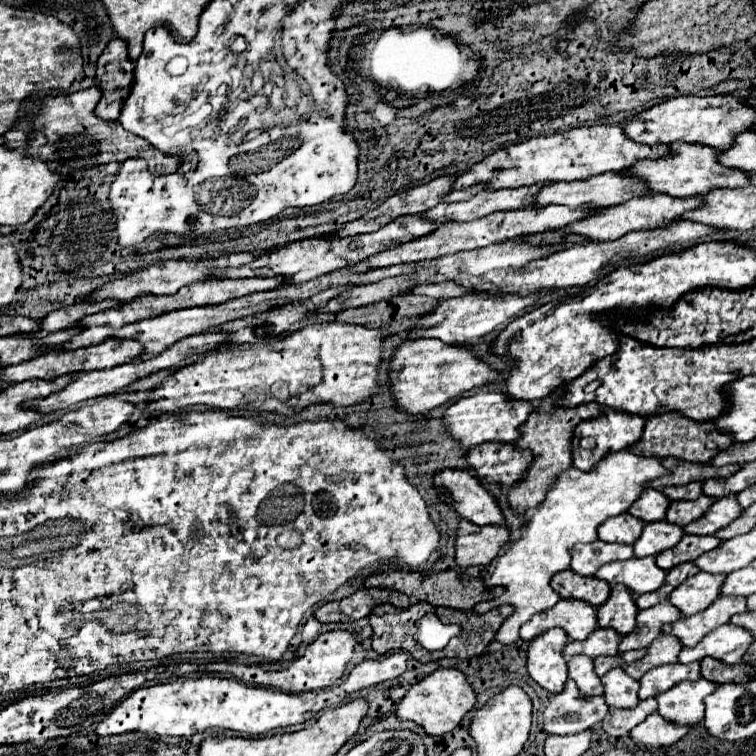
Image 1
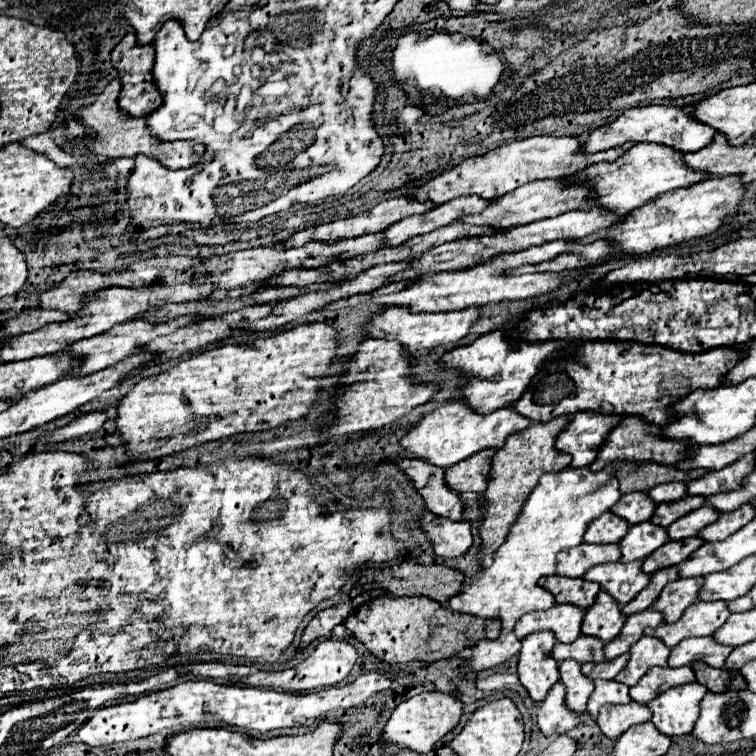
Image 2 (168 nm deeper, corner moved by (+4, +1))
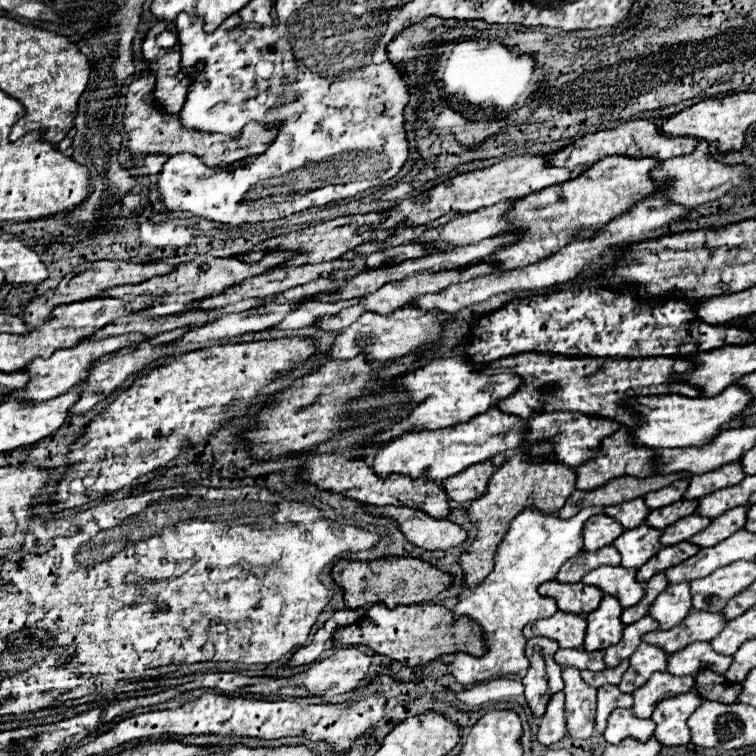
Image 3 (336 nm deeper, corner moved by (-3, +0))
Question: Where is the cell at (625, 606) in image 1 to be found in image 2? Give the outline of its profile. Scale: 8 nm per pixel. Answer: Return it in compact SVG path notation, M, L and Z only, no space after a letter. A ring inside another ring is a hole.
M601 590L595 606L585 612L581 632L585 636L597 636L603 642L611 642L621 632L625 618L627 616L621 612L621 606L605 590Z

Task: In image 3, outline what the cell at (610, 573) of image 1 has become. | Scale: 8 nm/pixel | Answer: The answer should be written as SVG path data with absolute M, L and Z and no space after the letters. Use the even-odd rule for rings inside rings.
M612 565L598 567L598 569L590 571L582 579L582 583L594 585L594 587L602 589L604 593L618 597L618 601L624 609L642 601L642 597L646 593L646 585L636 579L636 569L626 569L622 565L620 567L612 567Z

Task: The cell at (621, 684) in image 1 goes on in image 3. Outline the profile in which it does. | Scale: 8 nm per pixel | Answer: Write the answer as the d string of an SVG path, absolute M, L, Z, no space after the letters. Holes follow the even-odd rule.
M604 685L598 689L598 709L596 709L596 731L604 733L606 719L616 707L632 707L632 695L622 693L616 685Z

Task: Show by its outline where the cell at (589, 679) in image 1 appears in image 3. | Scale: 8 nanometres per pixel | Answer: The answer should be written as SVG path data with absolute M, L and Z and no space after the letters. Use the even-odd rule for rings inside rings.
M564 667L564 695L566 695L566 725L568 733L576 739L586 739L594 733L596 713L596 689L592 689L582 677L580 669Z

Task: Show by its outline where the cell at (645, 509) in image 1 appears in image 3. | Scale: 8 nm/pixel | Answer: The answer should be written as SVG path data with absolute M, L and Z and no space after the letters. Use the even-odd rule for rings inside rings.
M632 499L632 501L620 503L620 505L604 507L604 513L610 515L612 519L616 519L624 529L634 529L646 521L650 509L644 503L644 499Z

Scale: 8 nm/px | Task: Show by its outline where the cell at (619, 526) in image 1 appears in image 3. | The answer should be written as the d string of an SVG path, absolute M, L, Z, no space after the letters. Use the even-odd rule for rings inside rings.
M604 513L594 515L584 525L584 549L598 551L606 545L612 545L614 539L620 537L620 533L624 533L624 527L618 521Z

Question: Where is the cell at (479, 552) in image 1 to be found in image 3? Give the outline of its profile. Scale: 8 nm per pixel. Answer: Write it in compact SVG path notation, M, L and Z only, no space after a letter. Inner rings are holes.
M370 507L374 515L386 515L398 521L406 539L428 551L448 551L468 539L468 531L448 519L434 519L410 507Z

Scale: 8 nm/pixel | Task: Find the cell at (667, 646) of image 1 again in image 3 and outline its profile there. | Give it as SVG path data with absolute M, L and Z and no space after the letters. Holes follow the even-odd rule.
M640 643L638 649L630 657L630 667L622 675L620 681L620 691L624 693L634 693L638 687L642 687L652 673L656 671L666 671L668 667L668 655L650 643Z

